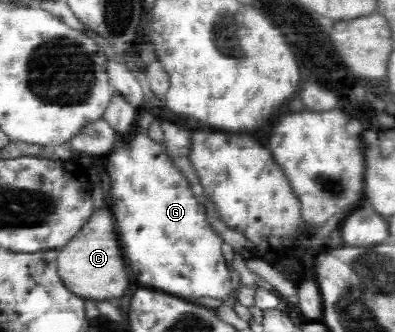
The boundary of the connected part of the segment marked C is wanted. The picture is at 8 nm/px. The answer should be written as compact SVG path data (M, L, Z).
M103 207L95 209L88 222L62 247L56 255L55 265L58 269L58 275L64 287L74 295L81 295L83 299L95 299L95 301L115 301L115 297L123 297L125 291L129 289L129 277L125 273L125 263L121 257L119 241L115 235L116 227L113 227L114 217L111 215L111 209Z

